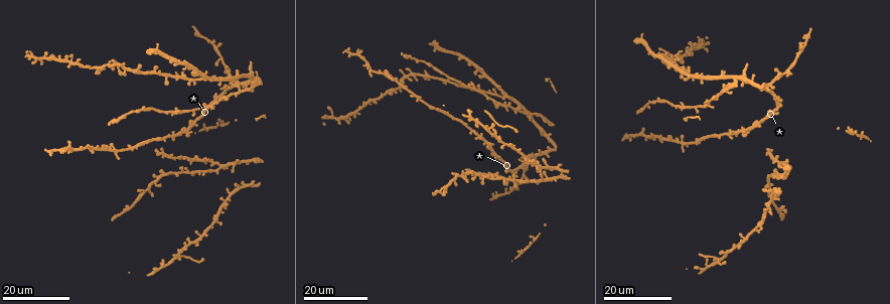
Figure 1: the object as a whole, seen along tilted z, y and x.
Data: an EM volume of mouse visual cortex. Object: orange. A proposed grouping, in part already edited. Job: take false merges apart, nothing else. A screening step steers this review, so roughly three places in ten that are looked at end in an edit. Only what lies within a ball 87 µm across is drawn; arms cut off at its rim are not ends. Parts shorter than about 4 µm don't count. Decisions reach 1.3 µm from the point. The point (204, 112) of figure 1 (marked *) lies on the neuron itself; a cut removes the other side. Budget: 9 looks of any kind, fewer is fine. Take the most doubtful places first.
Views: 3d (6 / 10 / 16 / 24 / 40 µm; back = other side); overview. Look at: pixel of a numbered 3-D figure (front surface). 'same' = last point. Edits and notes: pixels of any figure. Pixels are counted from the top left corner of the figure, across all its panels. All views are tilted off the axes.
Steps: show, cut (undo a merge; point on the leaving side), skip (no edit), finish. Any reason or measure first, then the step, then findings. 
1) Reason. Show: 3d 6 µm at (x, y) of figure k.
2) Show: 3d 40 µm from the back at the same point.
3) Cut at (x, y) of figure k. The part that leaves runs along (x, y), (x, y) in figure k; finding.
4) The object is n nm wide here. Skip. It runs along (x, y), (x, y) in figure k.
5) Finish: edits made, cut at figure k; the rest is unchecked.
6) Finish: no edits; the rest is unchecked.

Four arms meet. Show: 3d 16 µm at (202, 159) of figure 1.

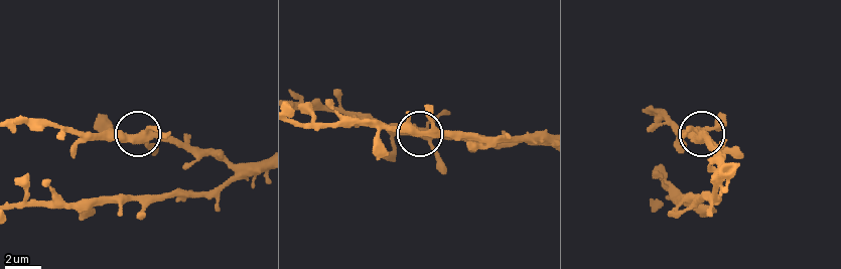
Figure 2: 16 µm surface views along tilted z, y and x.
Show: 3d 10 µm at (429, 142) of figure 2.

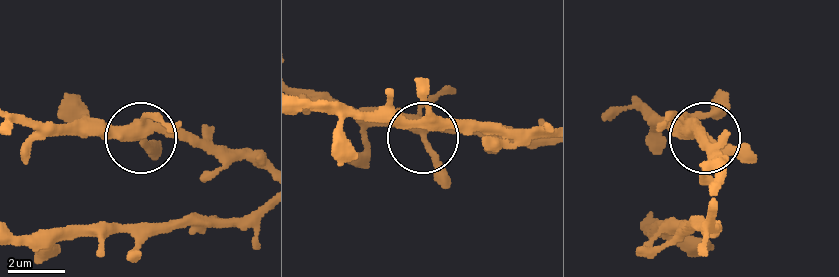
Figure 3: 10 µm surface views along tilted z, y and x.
The side arm is 28 µm long. Skip. One neuron here.

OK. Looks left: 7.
Show: 3d 16 µm at (221, 169) of figure 1.

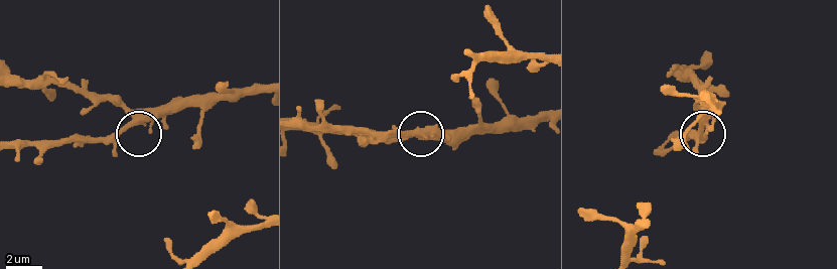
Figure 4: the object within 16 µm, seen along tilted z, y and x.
Zoom in. Show: 3d 6 µm at (418, 134) of figure 4.

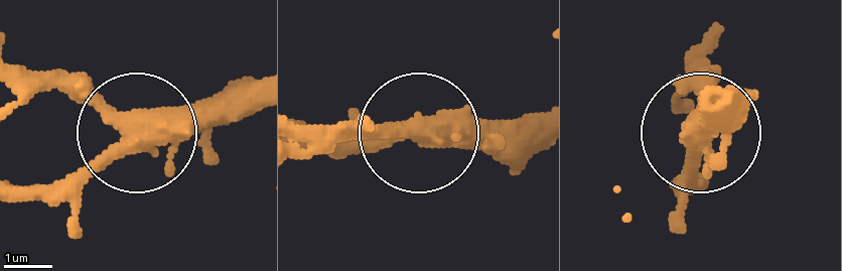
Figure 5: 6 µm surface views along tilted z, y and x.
3 arms meet here. Skip. All the same neuron.

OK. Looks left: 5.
Branch point. Show: 3d 16 µm at (238, 91) of figure 1.

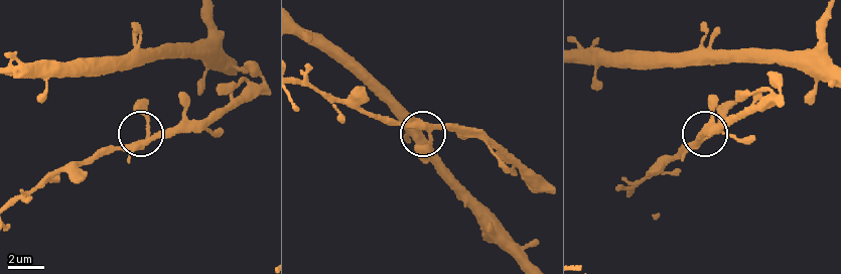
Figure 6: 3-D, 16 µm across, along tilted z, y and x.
Show: 3d 6 µm at (152, 138) of figure 6.

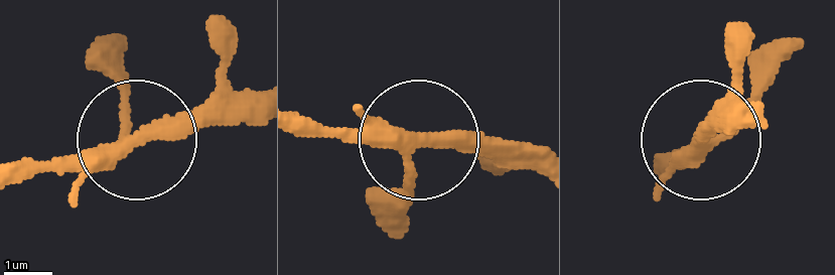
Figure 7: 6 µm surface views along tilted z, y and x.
Show: 3d 6 µm from the back at (418, 142) of figure 7.

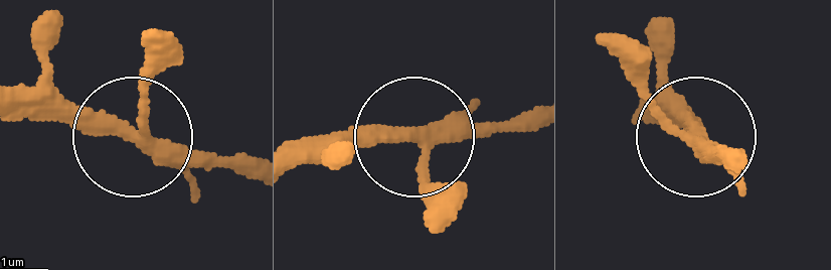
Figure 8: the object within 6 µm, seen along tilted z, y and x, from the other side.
Skip. Continuous, no second neuron.

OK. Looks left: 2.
Thin arm on a thick one. Show: 3d 24 µm at (513, 107) of figure 1.

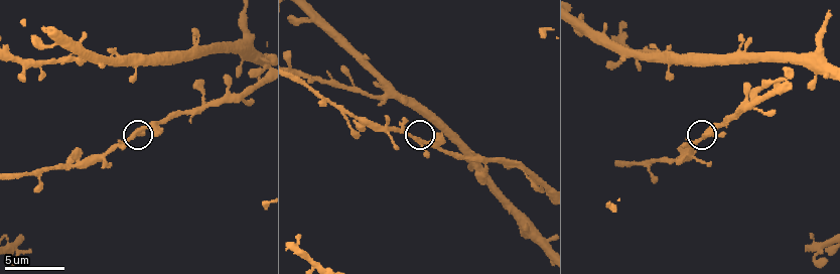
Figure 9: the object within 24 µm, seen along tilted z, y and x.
Closer look. Show: 3d 10 µm at (422, 142) of figure 9.

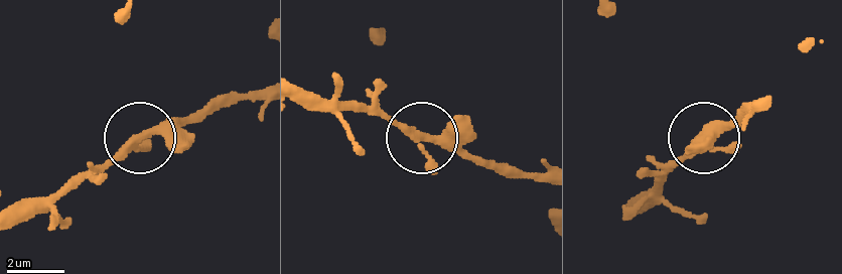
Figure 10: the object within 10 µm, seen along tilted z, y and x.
3 arms meet here. Skip. One neuron here.

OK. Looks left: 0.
Finish: no edits; the rest is unchecked.

